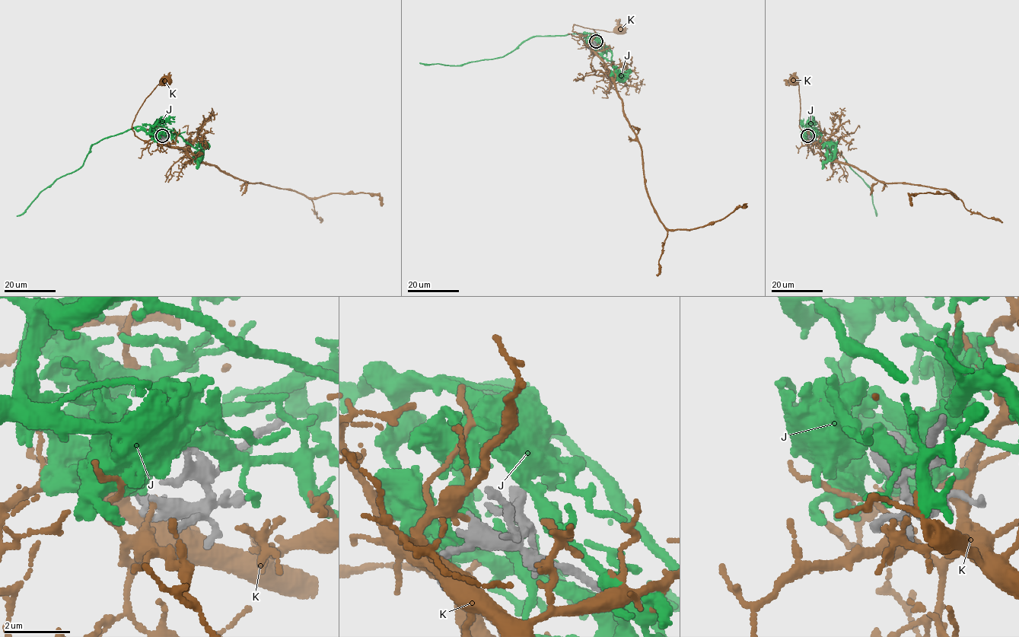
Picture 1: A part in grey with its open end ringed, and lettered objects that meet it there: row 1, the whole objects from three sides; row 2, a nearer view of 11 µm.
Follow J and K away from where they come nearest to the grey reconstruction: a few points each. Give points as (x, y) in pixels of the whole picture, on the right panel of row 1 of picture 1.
J: (807, 135), (802, 133), (810, 128), (841, 154), (870, 186), (876, 215)
K: (810, 140), (812, 144), (815, 142), (813, 139), (805, 140), (800, 128), (798, 84), (794, 79)

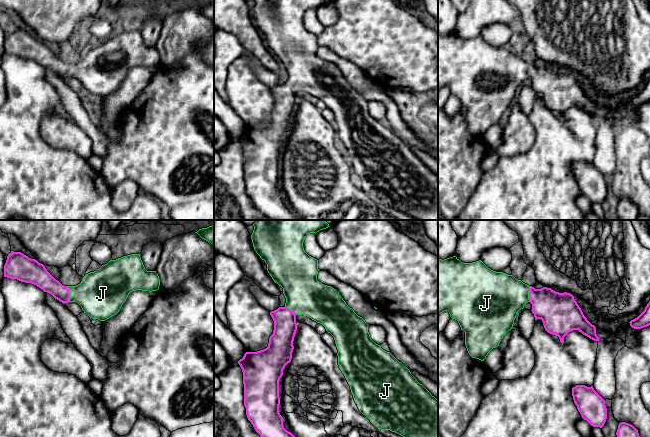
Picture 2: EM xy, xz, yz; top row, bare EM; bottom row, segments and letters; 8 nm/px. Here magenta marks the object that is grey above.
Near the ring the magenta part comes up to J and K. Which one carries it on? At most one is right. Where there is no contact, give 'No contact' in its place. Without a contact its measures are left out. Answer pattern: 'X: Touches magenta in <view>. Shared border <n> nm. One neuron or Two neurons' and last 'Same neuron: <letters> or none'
J: Touches magenta in xy. Shared border 130 nm. One neuron
K: No contact. Two neurons
Same neuron: J

